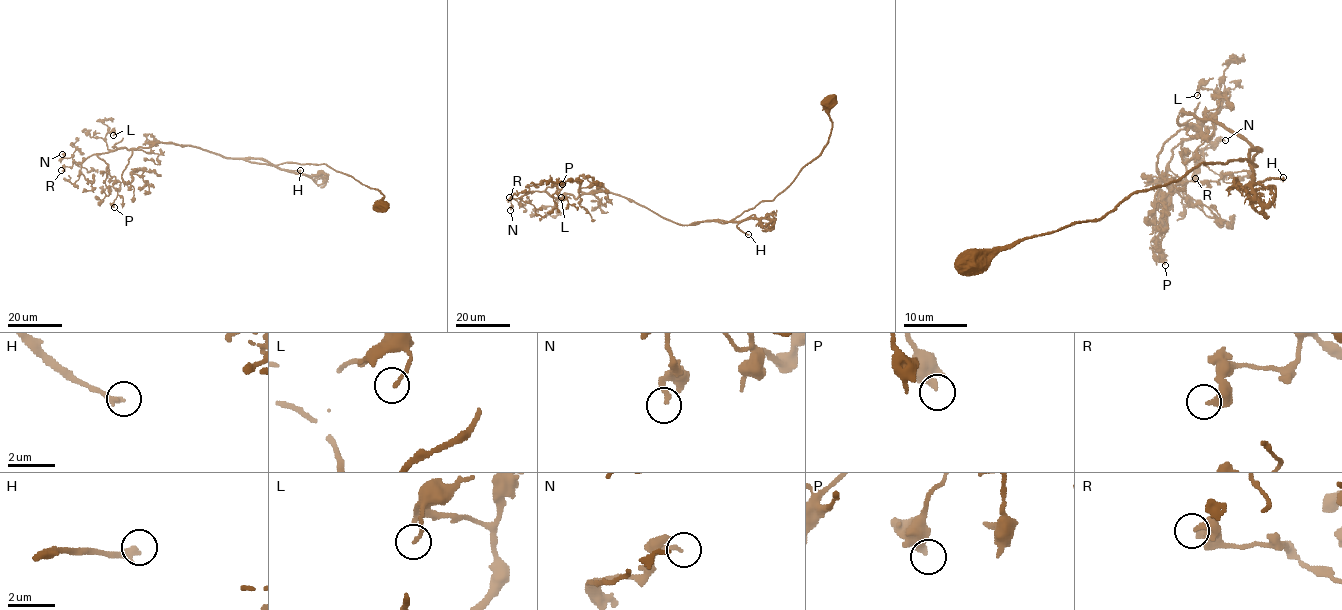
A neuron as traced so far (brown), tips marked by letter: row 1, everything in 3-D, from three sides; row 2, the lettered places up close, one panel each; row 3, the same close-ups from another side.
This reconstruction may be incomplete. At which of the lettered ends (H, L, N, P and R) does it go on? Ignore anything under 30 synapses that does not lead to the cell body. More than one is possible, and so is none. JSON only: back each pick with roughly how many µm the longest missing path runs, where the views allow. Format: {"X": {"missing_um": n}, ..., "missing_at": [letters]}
{"missing_at": []}

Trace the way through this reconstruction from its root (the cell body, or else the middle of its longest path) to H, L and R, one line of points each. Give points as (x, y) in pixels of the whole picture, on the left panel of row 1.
H: (380, 205), (384, 196), (377, 189), (324, 164), (284, 162), (276, 166), (289, 172), (300, 170)
L: (380, 205), (377, 189), (324, 164), (257, 164), (164, 143), (108, 149), (105, 135), (113, 135)
R: (380, 205), (384, 196), (377, 189), (324, 164), (257, 164), (174, 143), (92, 154), (61, 170)

